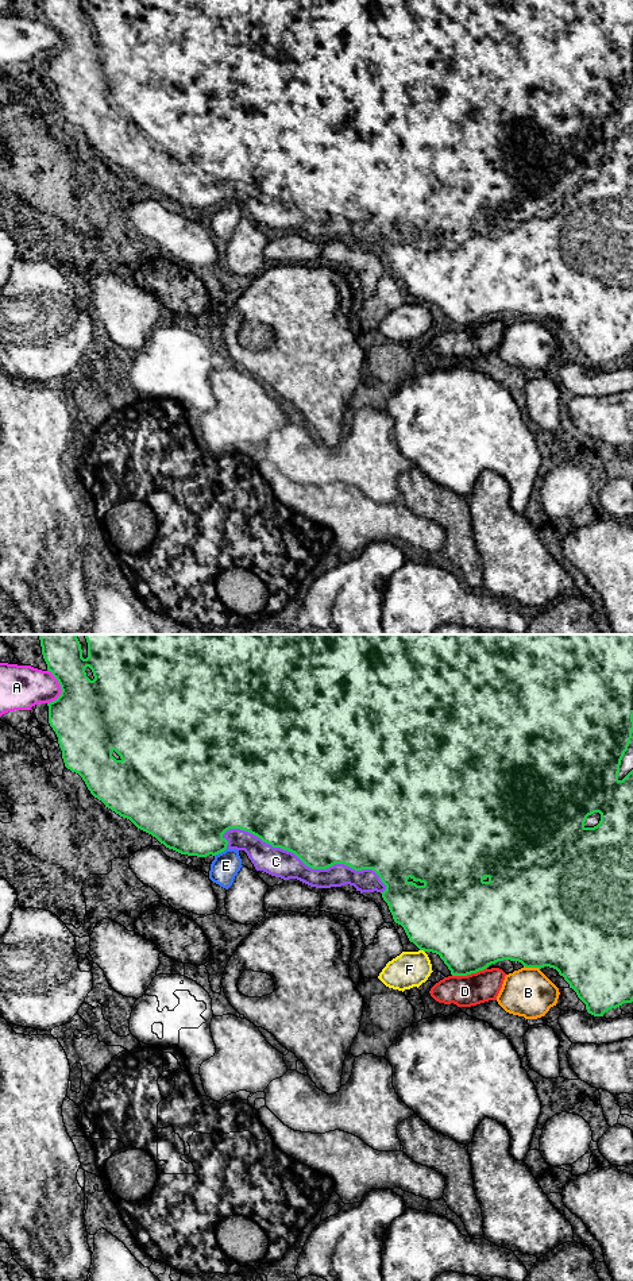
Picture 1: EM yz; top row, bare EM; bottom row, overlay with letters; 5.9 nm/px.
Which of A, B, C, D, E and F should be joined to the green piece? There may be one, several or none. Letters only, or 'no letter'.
C

